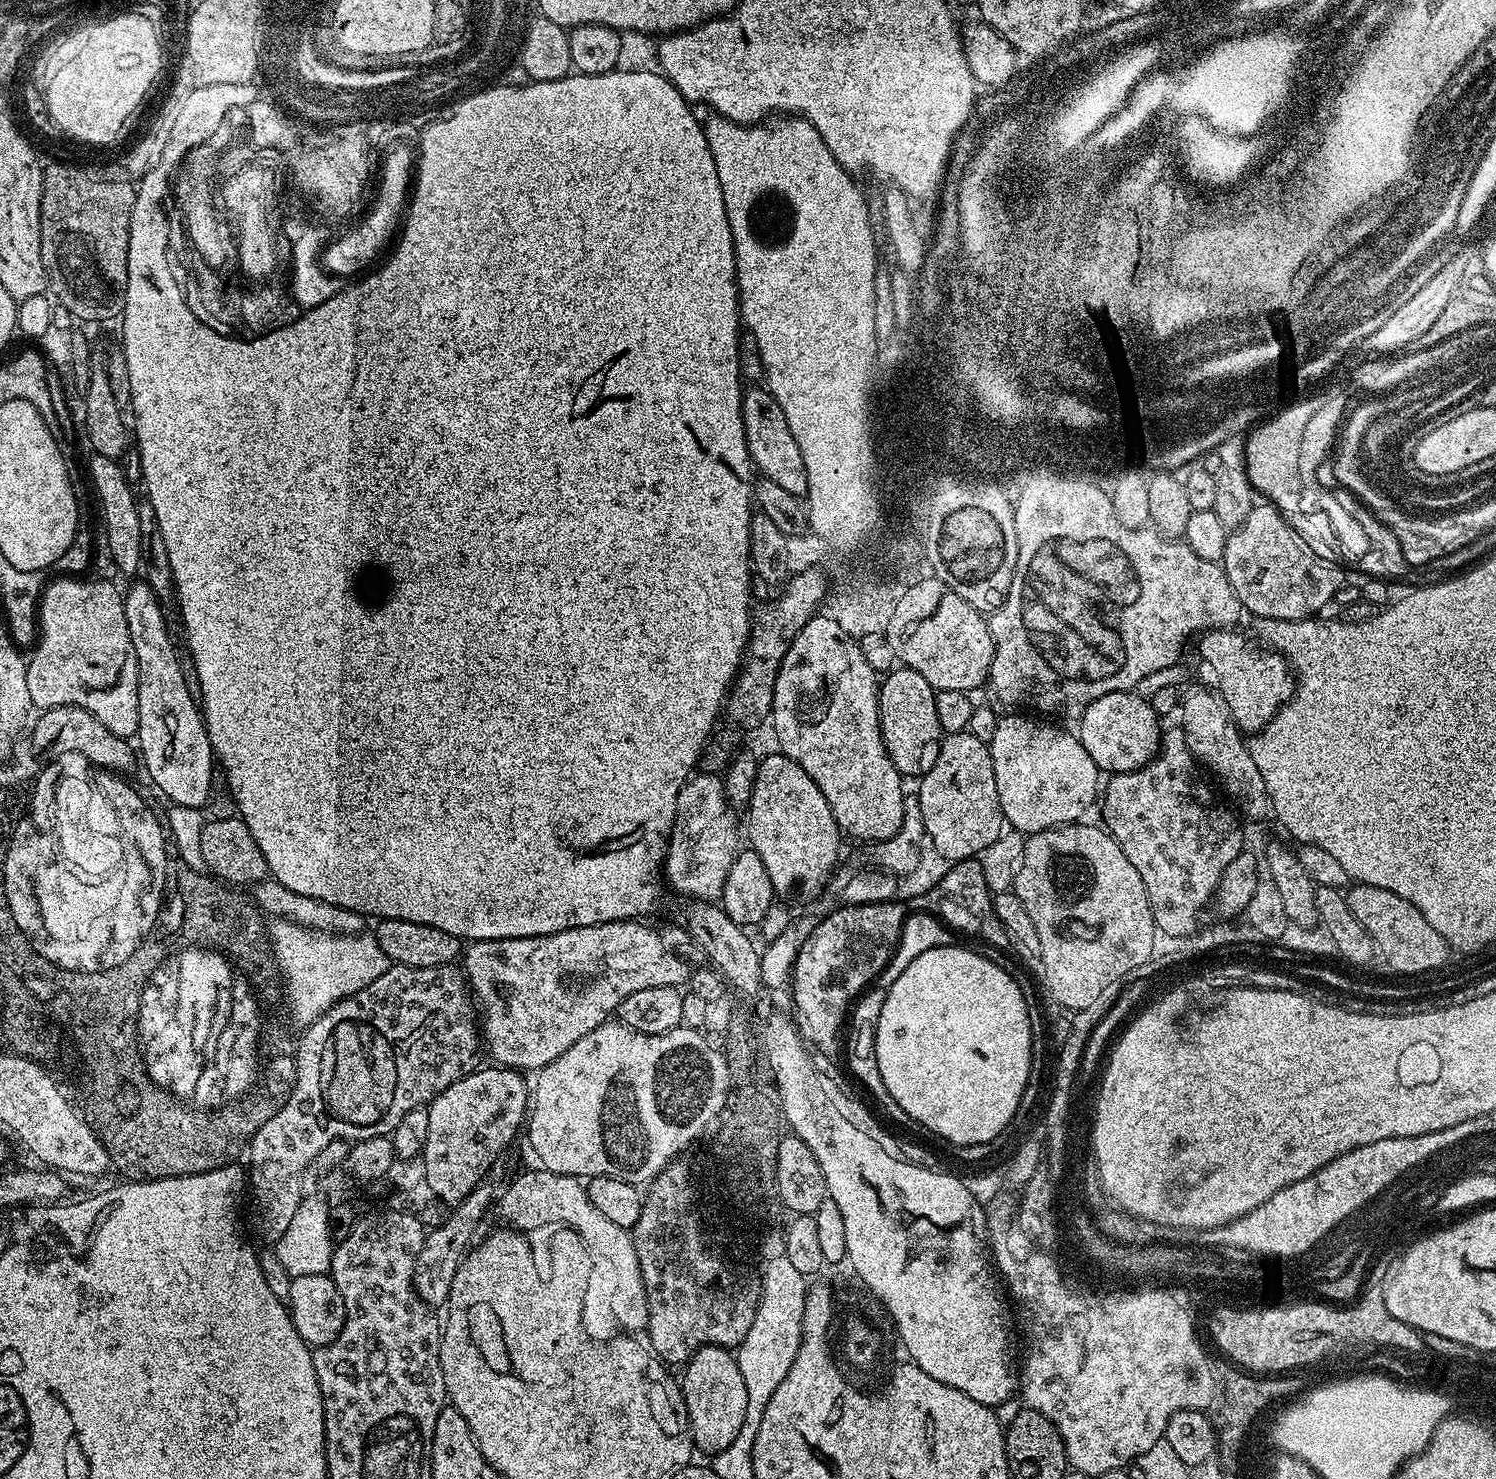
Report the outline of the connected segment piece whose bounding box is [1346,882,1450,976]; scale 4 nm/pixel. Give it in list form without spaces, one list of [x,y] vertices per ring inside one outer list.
[[[1356,882],[1347,889],[1346,899],[1354,918],[1362,922],[1366,934],[1370,934],[1375,942],[1377,953],[1381,957],[1384,955],[1385,962],[1394,971],[1404,976],[1416,976],[1419,972],[1432,972],[1449,963],[1448,944],[1442,934],[1438,934],[1438,930],[1434,930],[1424,915],[1406,902],[1406,898],[1398,898],[1398,894],[1382,890],[1382,886]]]

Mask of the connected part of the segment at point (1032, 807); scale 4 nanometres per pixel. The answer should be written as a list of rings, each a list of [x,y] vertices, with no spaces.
[[[1006,714],[1000,716],[998,730],[991,742],[992,761],[994,762],[994,782],[998,786],[998,802],[1005,821],[1015,831],[1025,834],[1061,828],[1063,824],[1075,824],[1092,803],[1097,803],[1102,788],[1102,773],[1094,758],[1086,754],[1079,735],[1055,728],[1055,723],[1032,714]]]

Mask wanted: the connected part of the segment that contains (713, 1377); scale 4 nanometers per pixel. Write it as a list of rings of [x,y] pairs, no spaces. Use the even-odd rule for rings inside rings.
[[[709,1349],[692,1355],[683,1365],[682,1391],[688,1411],[688,1425],[692,1443],[707,1454],[726,1450],[742,1430],[742,1418],[746,1418],[746,1381],[742,1378],[736,1356],[726,1349]]]

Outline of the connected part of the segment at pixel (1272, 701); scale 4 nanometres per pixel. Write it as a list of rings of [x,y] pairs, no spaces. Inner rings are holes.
[[[1213,630],[1195,641],[1199,683],[1223,698],[1226,706],[1230,706],[1236,727],[1244,734],[1262,731],[1296,692],[1296,677],[1288,661],[1279,652],[1252,640],[1247,640],[1240,630]]]

